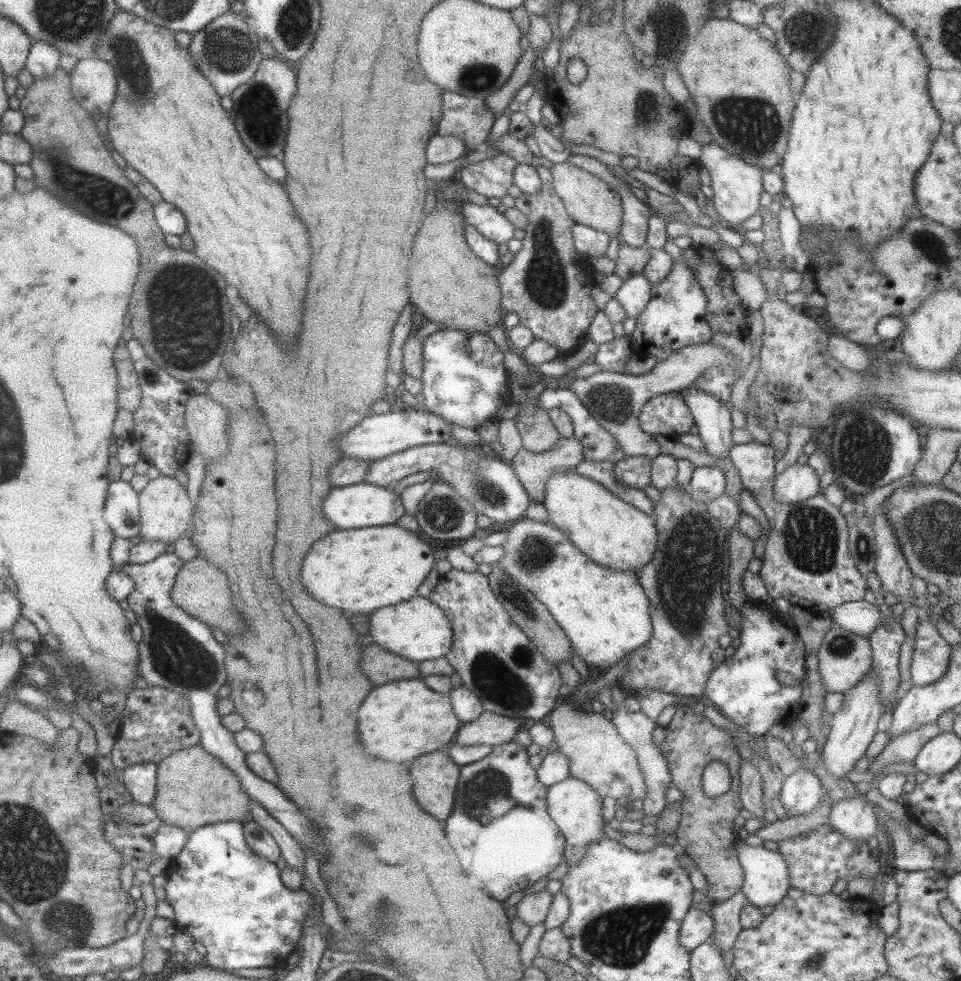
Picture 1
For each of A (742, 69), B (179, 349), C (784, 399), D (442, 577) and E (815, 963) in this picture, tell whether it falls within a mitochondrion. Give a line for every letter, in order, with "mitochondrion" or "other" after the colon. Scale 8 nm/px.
A: other
B: mitochondrion
C: other
D: other
E: mitochondrion

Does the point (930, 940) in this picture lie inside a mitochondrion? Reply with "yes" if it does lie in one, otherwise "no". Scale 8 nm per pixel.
no

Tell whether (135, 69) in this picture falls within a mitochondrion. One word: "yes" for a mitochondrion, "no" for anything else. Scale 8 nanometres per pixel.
yes

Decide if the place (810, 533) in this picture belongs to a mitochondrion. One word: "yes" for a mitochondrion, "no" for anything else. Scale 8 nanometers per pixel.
yes

